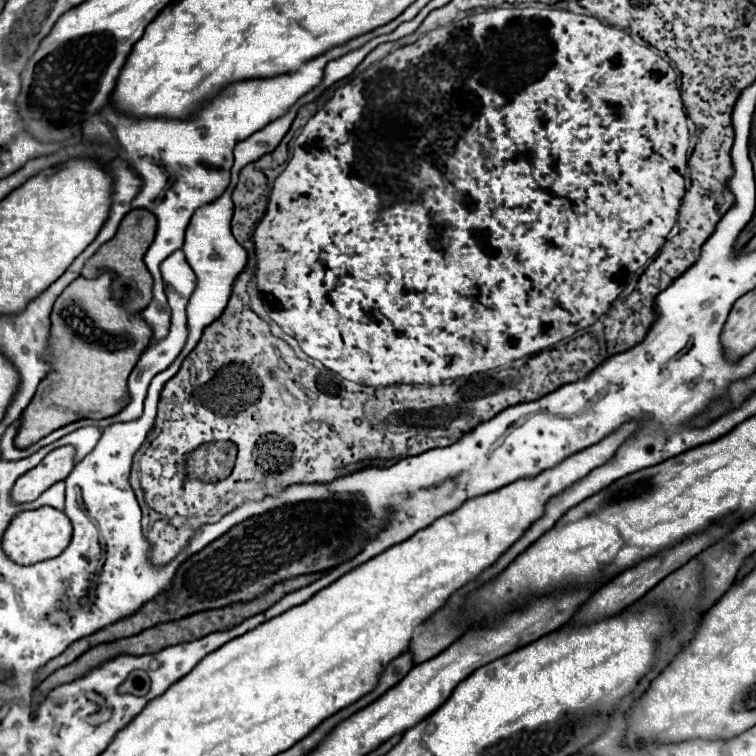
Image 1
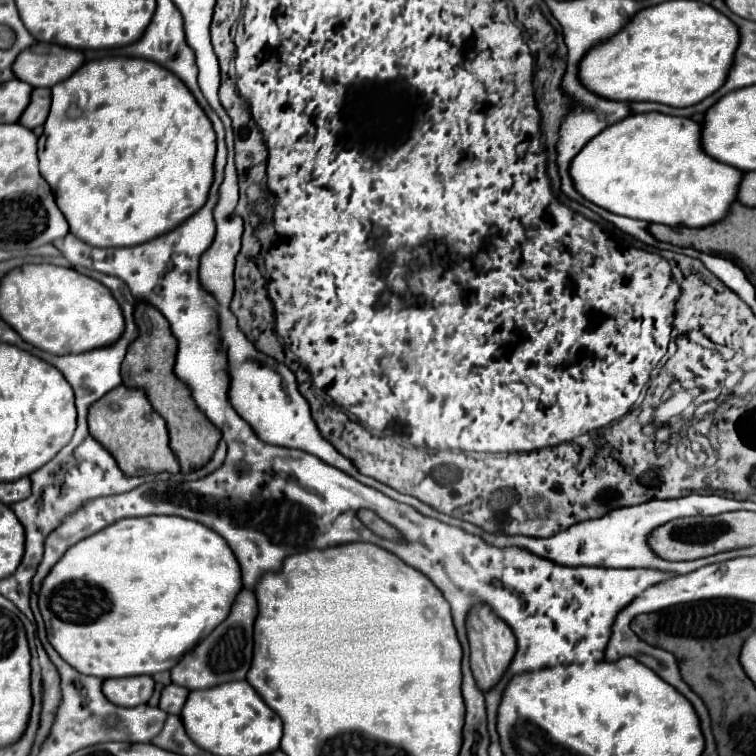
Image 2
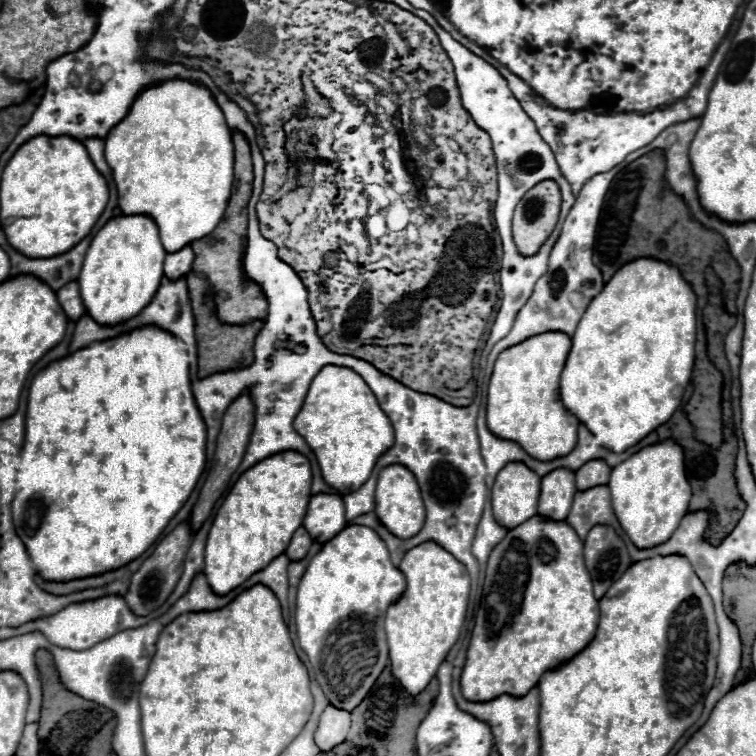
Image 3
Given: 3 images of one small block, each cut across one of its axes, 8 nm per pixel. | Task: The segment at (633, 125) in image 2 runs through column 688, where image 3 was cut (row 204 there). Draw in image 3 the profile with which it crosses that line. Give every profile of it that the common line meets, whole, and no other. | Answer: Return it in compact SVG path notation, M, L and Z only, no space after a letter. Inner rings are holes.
M166 80L164 84L156 84L152 88L144 88L144 92L140 92L140 96L136 98L136 102L132 102L132 108L128 112L128 116L122 120L122 124L116 124L116 128L112 128L104 140L106 144L106 160L108 166L112 168L112 176L118 188L118 206L124 214L148 214L154 218L154 222L158 224L160 230L160 240L162 246L166 248L166 252L178 252L180 248L184 248L184 244L190 244L192 240L198 240L202 236L208 236L220 218L220 206L222 206L222 216L224 210L228 206L230 200L230 192L232 192L232 182L228 182L230 174L234 174L234 142L232 142L232 132L224 120L224 112L220 112L220 108L216 108L216 100L212 100L212 92L204 86L204 84L192 84L188 80Z

